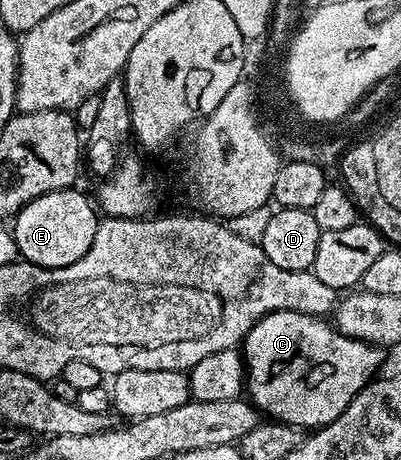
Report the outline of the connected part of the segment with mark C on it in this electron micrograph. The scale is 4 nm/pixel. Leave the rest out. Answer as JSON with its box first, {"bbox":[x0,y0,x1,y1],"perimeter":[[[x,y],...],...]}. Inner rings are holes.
{"bbox":[242,309,384,431],"perimeter":[[[289,309],[274,311],[255,325],[242,342],[242,356],[246,370],[246,393],[261,414],[296,425],[305,431],[315,431],[328,425],[377,376],[376,368],[383,363],[384,357],[375,345],[354,340],[345,333],[337,331],[327,320],[311,317],[309,313],[295,313]]]}

